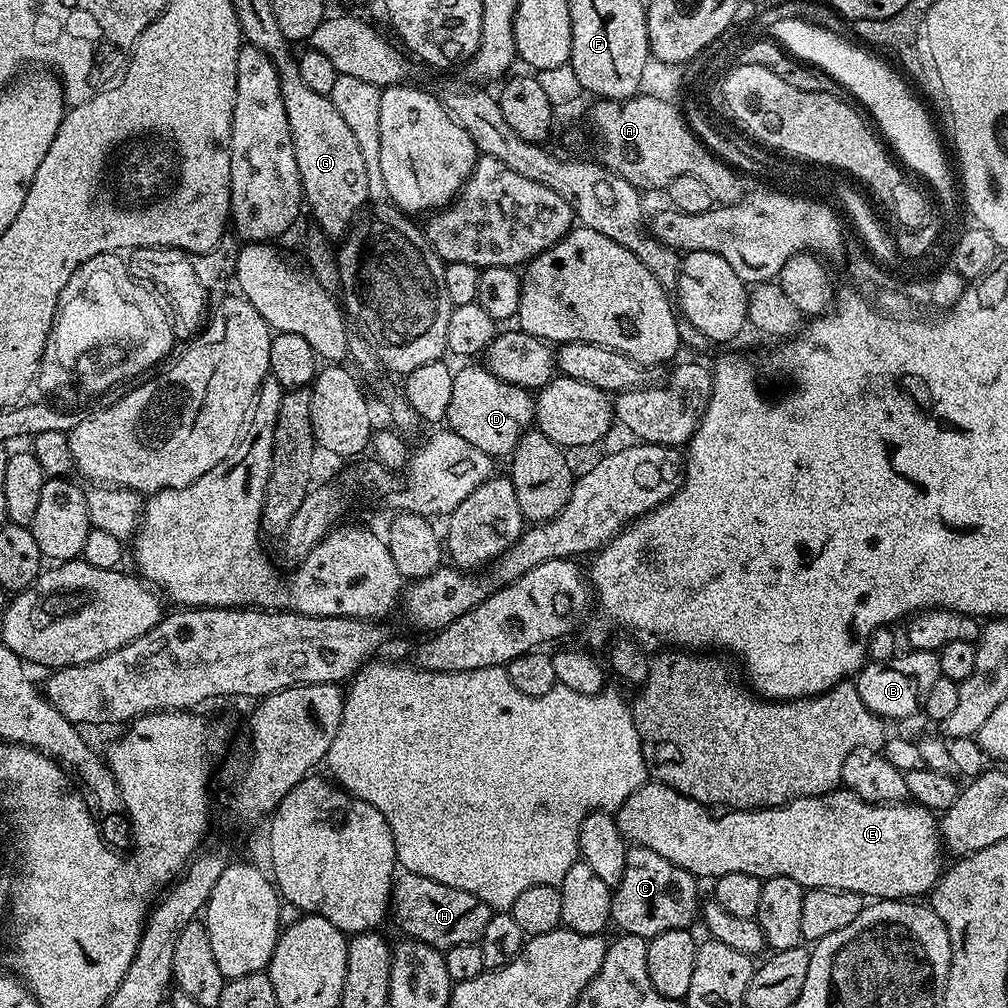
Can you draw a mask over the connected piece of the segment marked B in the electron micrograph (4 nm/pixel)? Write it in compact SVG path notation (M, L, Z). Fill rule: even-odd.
M908 650L905 656L897 654L889 660L872 660L856 673L854 683L862 702L885 722L908 720L924 706L926 694L941 680L940 658L935 651Z

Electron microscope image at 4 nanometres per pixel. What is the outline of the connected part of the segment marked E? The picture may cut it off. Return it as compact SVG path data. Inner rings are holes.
M649 779L641 788L634 790L626 802L617 808L614 815L616 825L620 833L624 835L625 841L629 845L646 850L654 850L654 854L662 854L666 862L674 862L682 870L686 870L691 876L703 878L715 878L725 876L726 874L750 874L757 876L762 882L781 876L782 878L794 878L804 889L810 888L837 888L843 892L856 892L859 896L865 898L875 898L876 900L908 900L909 898L920 898L923 894L931 893L936 881L942 875L942 863L940 864L940 852L942 853L942 837L938 827L937 817L929 808L923 808L920 804L908 802L893 802L890 804L871 804L862 798L858 798L854 793L847 790L833 790L822 794L821 796L807 796L791 800L789 804L782 805L781 808L754 808L751 810L728 810L723 814L725 816L711 816L709 809L700 804L697 800L686 798L678 790L660 783L658 780Z

